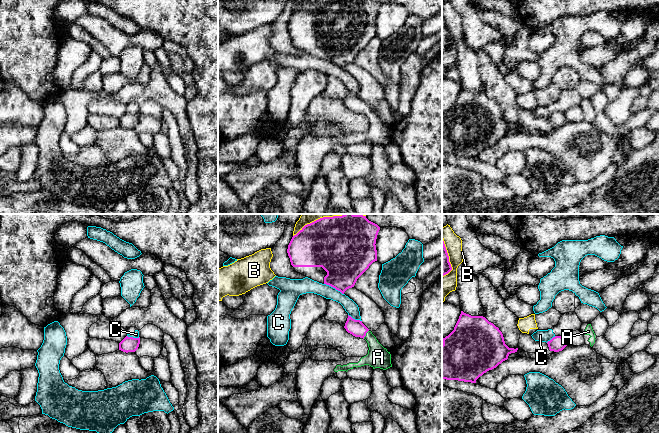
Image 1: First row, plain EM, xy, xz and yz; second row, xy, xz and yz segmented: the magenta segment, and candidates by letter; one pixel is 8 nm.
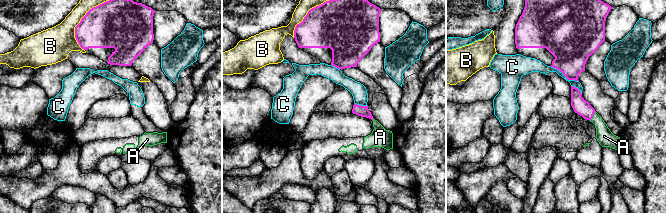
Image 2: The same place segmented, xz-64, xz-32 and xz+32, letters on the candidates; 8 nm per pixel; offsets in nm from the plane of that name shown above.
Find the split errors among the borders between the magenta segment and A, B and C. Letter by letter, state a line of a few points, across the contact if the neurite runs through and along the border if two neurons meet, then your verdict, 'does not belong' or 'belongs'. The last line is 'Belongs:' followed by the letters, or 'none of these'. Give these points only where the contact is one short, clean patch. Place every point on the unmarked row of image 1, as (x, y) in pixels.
A: belongs
B: does not belong
C: does not belong
Belongs: A

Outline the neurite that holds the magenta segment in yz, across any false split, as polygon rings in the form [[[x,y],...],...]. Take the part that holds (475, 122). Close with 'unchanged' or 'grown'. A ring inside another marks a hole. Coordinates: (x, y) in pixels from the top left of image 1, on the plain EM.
[[[461,87],[454,106],[442,120],[442,155],[476,159],[489,146],[508,135],[518,124],[509,124],[502,108],[483,92],[471,92]]]; unchanged

